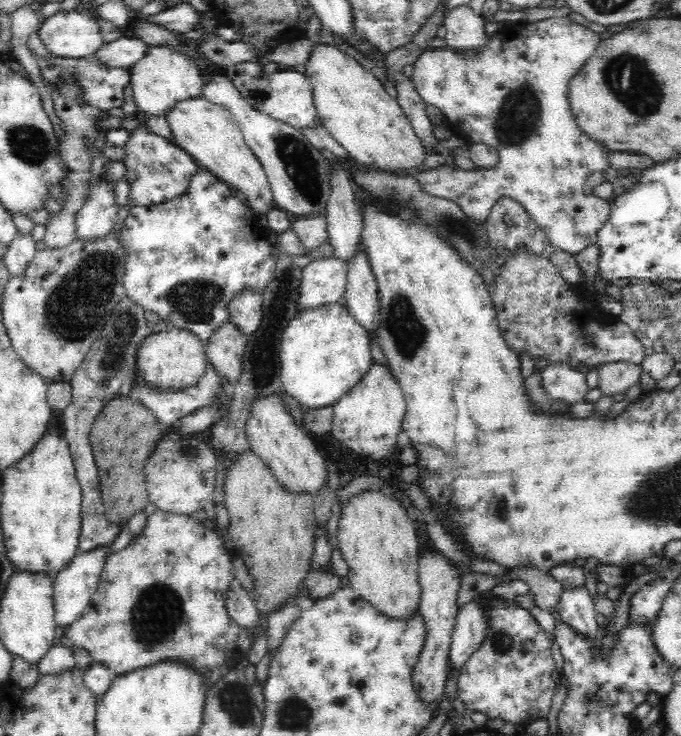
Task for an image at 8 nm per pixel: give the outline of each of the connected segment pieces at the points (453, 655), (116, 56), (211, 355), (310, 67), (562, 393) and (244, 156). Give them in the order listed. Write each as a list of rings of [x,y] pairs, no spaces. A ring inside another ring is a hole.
[[[471,601],[460,608],[451,636],[447,674],[460,674],[468,657],[483,641],[483,616]]]
[[[120,37],[110,44],[104,44],[99,52],[96,52],[96,57],[100,57],[100,62],[106,61],[110,65],[117,66],[134,66],[140,60],[148,56],[151,51],[151,46],[145,43],[139,37]]]
[[[232,322],[221,328],[214,336],[208,352],[205,352],[207,360],[231,388],[240,382],[244,374],[243,360],[247,340]]]
[[[319,41],[313,43],[305,67],[321,125],[348,149],[350,160],[382,170],[420,166],[426,154],[396,95],[358,56]]]
[[[569,363],[547,364],[539,373],[545,395],[552,402],[582,403],[589,391],[587,375],[572,369]]]
[[[202,96],[178,104],[166,119],[174,133],[174,144],[196,160],[200,168],[209,170],[230,187],[240,190],[259,225],[259,219],[275,207],[274,195],[261,162],[248,148],[232,113],[224,105],[214,104]]]

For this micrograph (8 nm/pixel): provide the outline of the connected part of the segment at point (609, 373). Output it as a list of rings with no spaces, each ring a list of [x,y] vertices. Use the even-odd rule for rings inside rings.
[[[618,361],[602,364],[597,370],[599,374],[598,387],[602,389],[602,394],[616,396],[624,393],[636,382],[640,382],[643,368],[642,363]]]

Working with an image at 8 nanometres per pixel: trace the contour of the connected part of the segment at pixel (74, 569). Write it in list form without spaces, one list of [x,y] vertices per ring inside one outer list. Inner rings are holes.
[[[105,548],[79,553],[56,577],[53,582],[53,619],[58,626],[69,627],[80,618],[99,585],[106,556]]]

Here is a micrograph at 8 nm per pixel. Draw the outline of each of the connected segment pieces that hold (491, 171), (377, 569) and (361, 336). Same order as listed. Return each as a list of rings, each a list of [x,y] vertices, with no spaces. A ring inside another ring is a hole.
[[[567,15],[562,17],[551,17],[532,23],[516,23],[510,25],[490,37],[490,44],[486,46],[486,50],[484,50],[478,58],[474,58],[473,60],[462,60],[461,58],[458,58],[447,46],[436,49],[427,48],[413,63],[414,74],[412,82],[417,93],[424,99],[424,102],[432,104],[441,110],[447,117],[453,134],[460,136],[467,144],[489,144],[497,150],[499,157],[496,166],[483,170],[476,169],[474,172],[464,172],[457,168],[450,169],[445,165],[422,171],[413,177],[415,182],[417,182],[419,189],[424,192],[424,194],[446,199],[457,204],[468,217],[468,220],[471,220],[471,223],[476,226],[485,225],[496,202],[500,202],[502,199],[512,199],[524,208],[530,215],[530,218],[546,233],[546,236],[548,236],[548,239],[552,241],[552,244],[555,247],[575,255],[587,246],[596,243],[598,231],[610,218],[610,203],[593,194],[586,196],[583,191],[583,184],[585,176],[591,170],[606,170],[608,168],[609,158],[613,150],[604,146],[602,143],[592,140],[592,137],[589,137],[581,130],[577,123],[578,119],[576,119],[576,115],[574,115],[574,111],[572,111],[568,90],[570,90],[571,82],[574,81],[575,77],[587,66],[592,56],[595,56],[595,52],[598,50],[600,43],[602,43],[605,36],[606,35],[594,32],[594,30],[591,30],[589,27],[580,25],[578,22],[574,22],[574,20]]]
[[[362,491],[350,498],[350,501],[343,506],[337,539],[338,549],[349,568],[346,576],[347,585],[386,620],[395,620],[404,624],[412,622],[419,614],[422,596],[417,563],[421,543],[416,539],[416,530],[407,516],[406,509],[385,496],[380,496],[377,492]]]
[[[338,303],[300,312],[284,325],[281,333],[279,359],[283,391],[298,400],[302,408],[333,406],[375,364],[370,342],[364,328]]]

